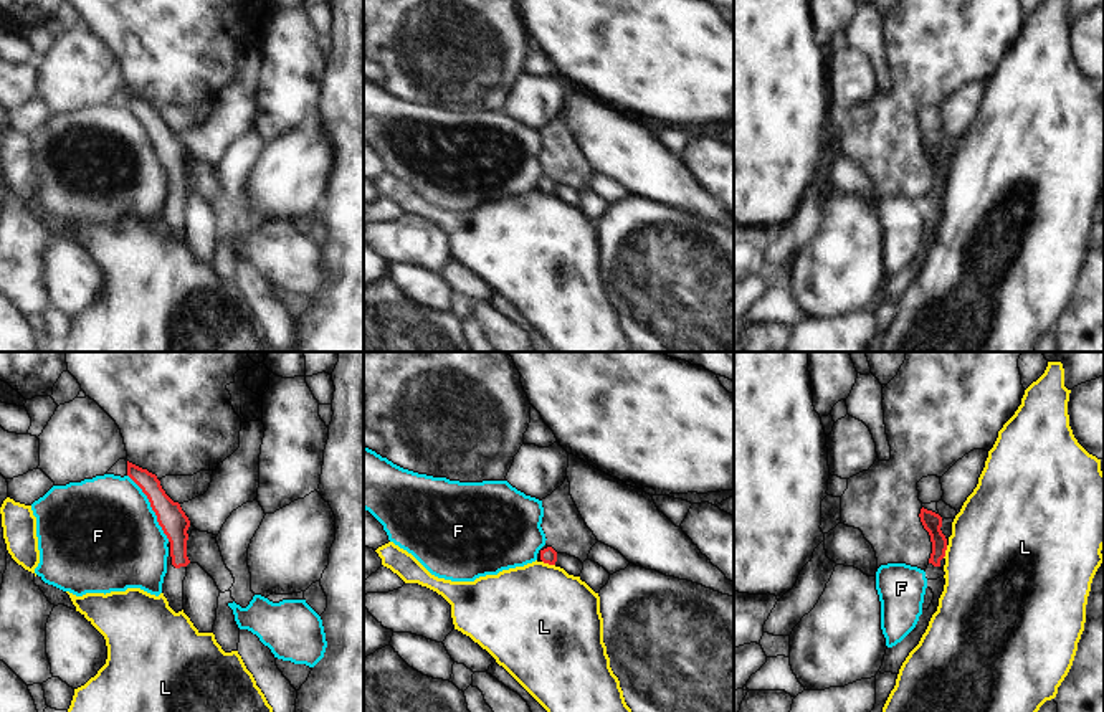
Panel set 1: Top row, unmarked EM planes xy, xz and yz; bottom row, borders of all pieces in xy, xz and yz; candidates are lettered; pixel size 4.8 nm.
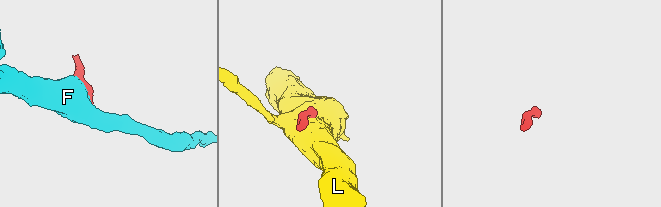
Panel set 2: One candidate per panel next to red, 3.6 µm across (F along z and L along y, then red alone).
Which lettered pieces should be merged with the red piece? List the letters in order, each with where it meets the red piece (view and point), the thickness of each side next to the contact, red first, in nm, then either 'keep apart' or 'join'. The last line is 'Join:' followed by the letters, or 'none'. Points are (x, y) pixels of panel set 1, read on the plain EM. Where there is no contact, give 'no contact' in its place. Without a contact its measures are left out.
F: xy (151, 136) | 140/500 nm | keep apart
L: xz (549, 194) | 80/480 nm | keep apart
Join: none

